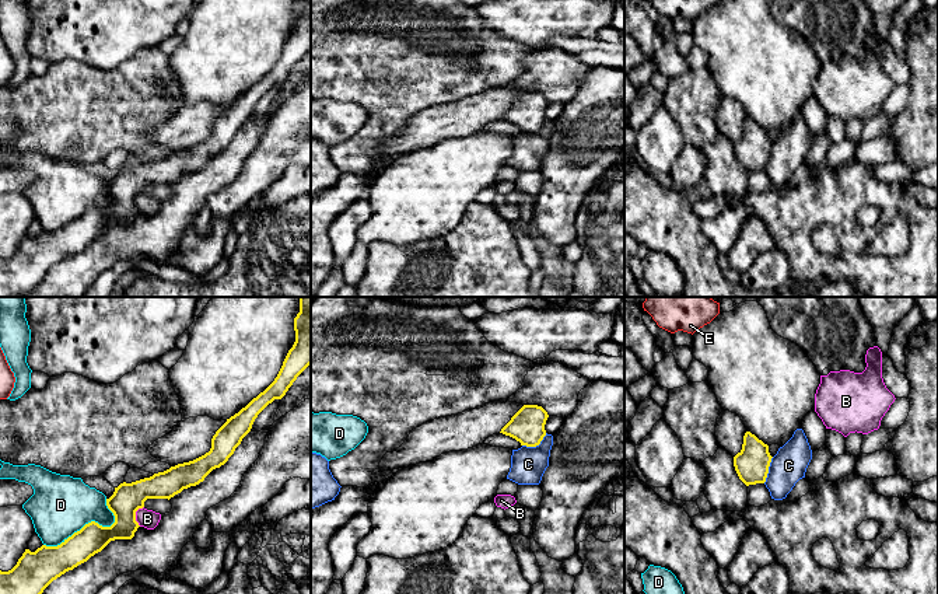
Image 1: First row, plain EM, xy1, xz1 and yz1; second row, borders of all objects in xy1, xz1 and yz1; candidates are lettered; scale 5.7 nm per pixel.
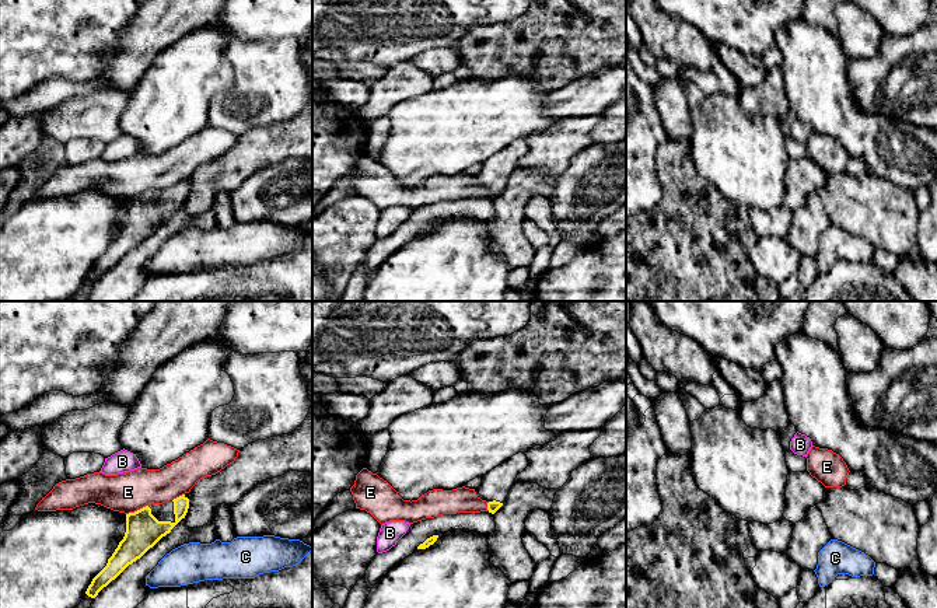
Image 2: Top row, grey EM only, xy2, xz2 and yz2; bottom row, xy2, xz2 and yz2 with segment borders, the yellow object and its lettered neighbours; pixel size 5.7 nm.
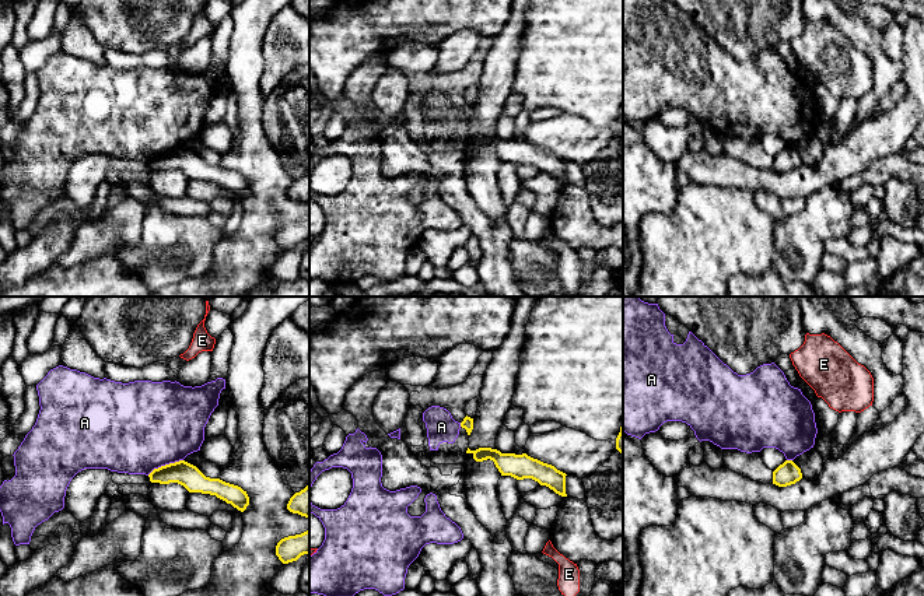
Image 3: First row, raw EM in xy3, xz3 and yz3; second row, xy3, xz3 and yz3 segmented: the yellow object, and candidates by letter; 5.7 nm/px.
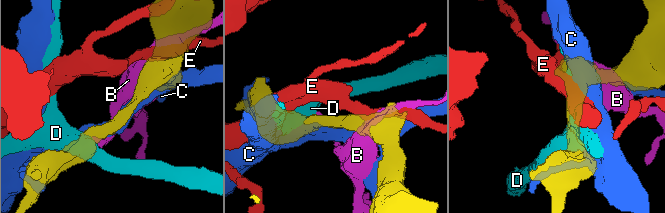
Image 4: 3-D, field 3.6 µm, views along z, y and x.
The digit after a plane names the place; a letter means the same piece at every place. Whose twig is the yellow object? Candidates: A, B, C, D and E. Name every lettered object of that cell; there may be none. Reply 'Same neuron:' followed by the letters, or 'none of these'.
Same neuron: none of these

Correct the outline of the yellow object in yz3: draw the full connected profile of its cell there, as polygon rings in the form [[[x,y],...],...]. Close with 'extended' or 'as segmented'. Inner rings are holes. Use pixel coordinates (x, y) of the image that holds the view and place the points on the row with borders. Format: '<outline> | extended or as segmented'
[[[785,460],[773,471],[773,484],[778,487],[795,484],[801,478],[801,469],[792,460]]] | as segmented

